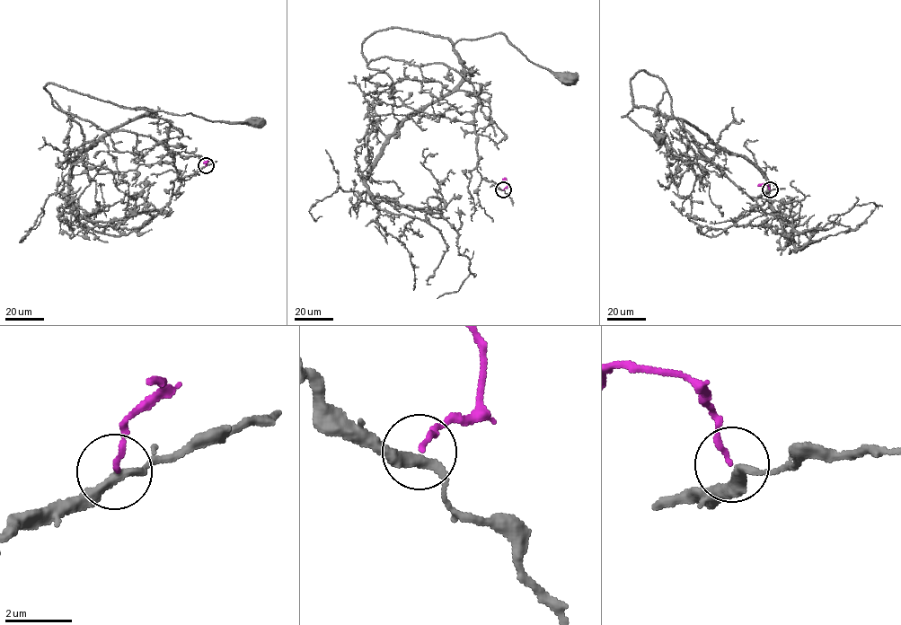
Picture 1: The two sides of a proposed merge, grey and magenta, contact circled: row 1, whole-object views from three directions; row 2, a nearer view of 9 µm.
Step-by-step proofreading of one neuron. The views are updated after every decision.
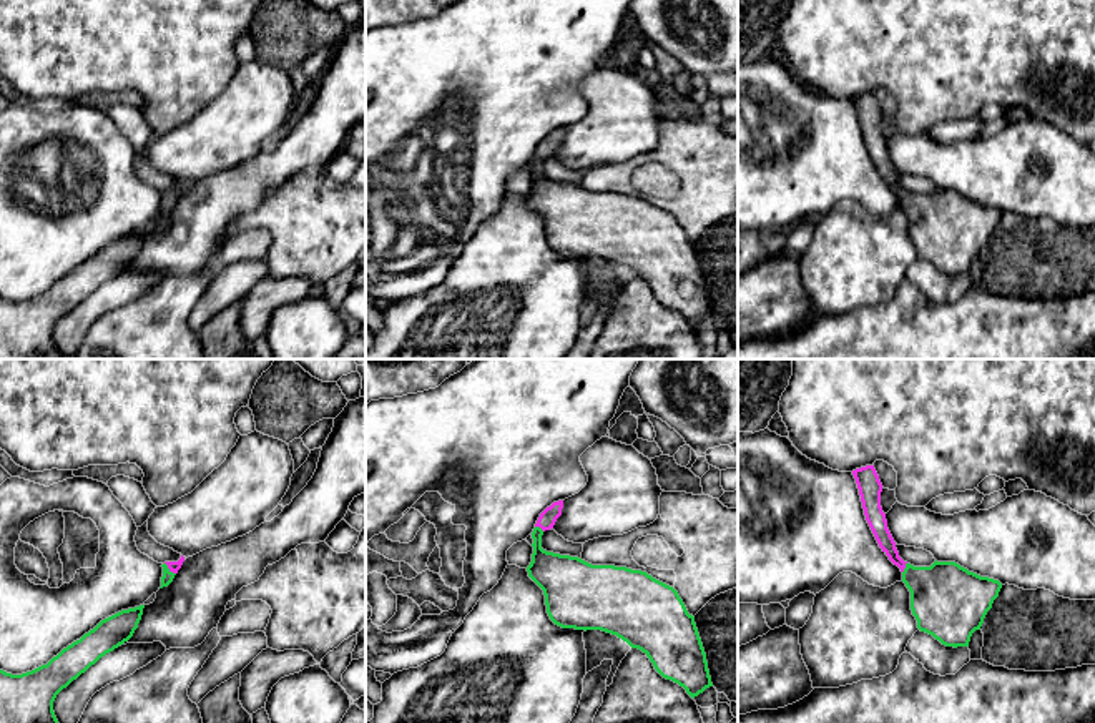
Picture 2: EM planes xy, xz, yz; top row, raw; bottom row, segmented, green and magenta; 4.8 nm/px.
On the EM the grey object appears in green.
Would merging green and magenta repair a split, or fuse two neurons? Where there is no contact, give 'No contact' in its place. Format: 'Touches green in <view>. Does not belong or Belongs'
Touches green in xy. Belongs

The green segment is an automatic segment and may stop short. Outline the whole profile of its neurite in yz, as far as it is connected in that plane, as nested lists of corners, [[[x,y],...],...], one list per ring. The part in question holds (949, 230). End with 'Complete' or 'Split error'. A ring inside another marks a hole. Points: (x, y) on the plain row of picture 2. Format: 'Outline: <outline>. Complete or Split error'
Outline: [[[874,93],[856,96],[852,103],[866,148],[879,175],[902,199],[917,256],[945,274],[969,274],[972,261],[980,258],[1002,211],[969,199],[955,189],[935,188],[931,194],[914,194],[904,189],[887,156],[881,135],[882,111]]]. Split error

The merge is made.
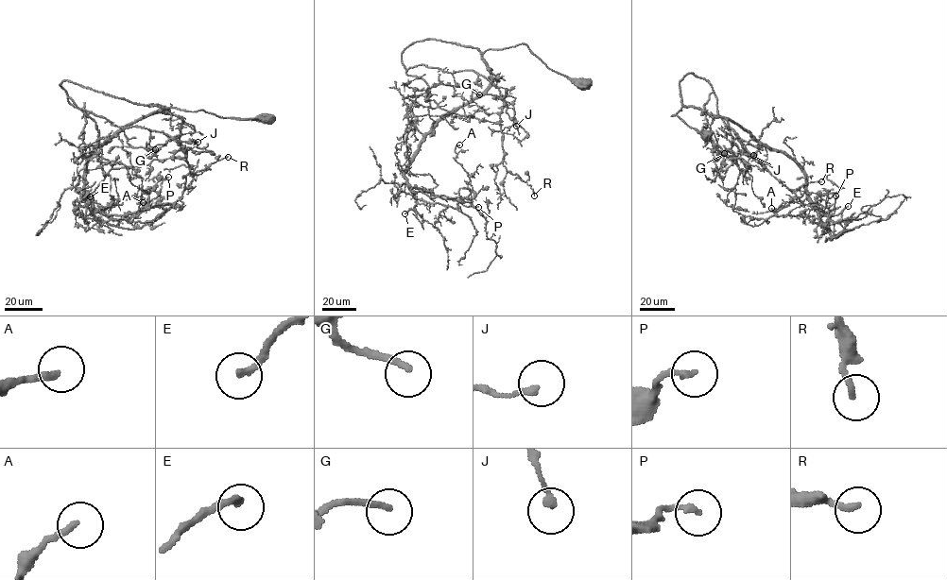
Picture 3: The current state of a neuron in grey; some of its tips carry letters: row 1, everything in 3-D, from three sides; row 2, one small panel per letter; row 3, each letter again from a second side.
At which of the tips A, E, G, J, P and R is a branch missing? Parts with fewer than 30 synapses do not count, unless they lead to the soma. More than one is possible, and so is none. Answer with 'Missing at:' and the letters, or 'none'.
Missing at: none

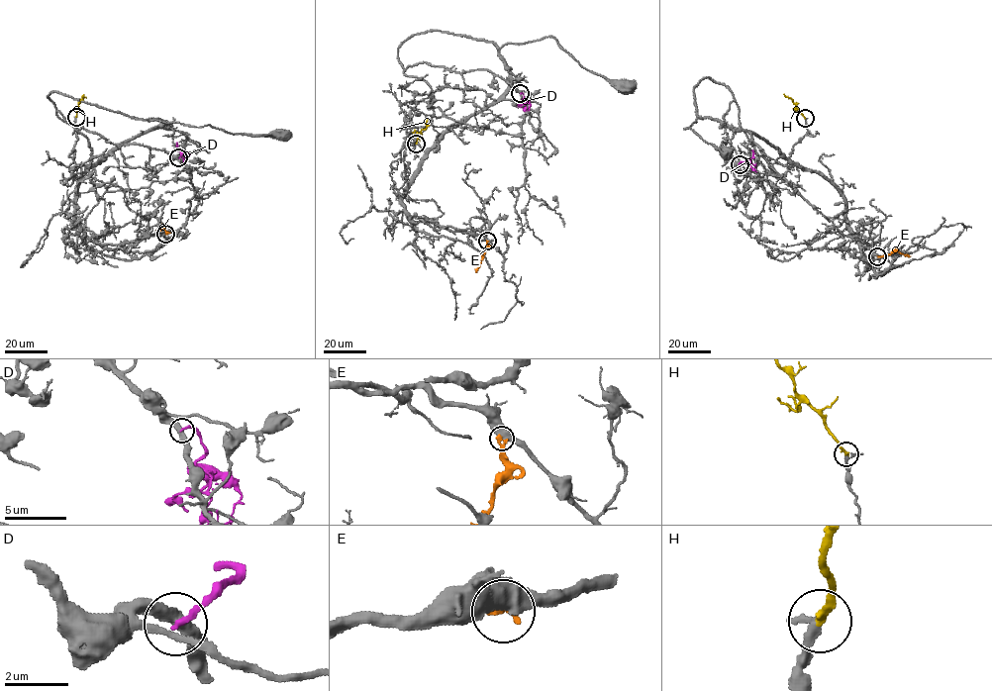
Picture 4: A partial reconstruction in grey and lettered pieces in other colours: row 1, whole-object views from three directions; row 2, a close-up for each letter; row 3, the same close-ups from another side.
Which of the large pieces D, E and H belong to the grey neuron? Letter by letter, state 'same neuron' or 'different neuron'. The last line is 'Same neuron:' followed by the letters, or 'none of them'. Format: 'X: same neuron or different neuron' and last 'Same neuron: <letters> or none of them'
D: different neuron
E: different neuron
H: same neuron
Same neuron: H

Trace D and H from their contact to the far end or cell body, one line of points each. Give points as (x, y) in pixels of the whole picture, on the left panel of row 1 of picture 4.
D: (178, 157), (183, 153), (178, 150), (177, 143)
H: (76, 117), (83, 94)

